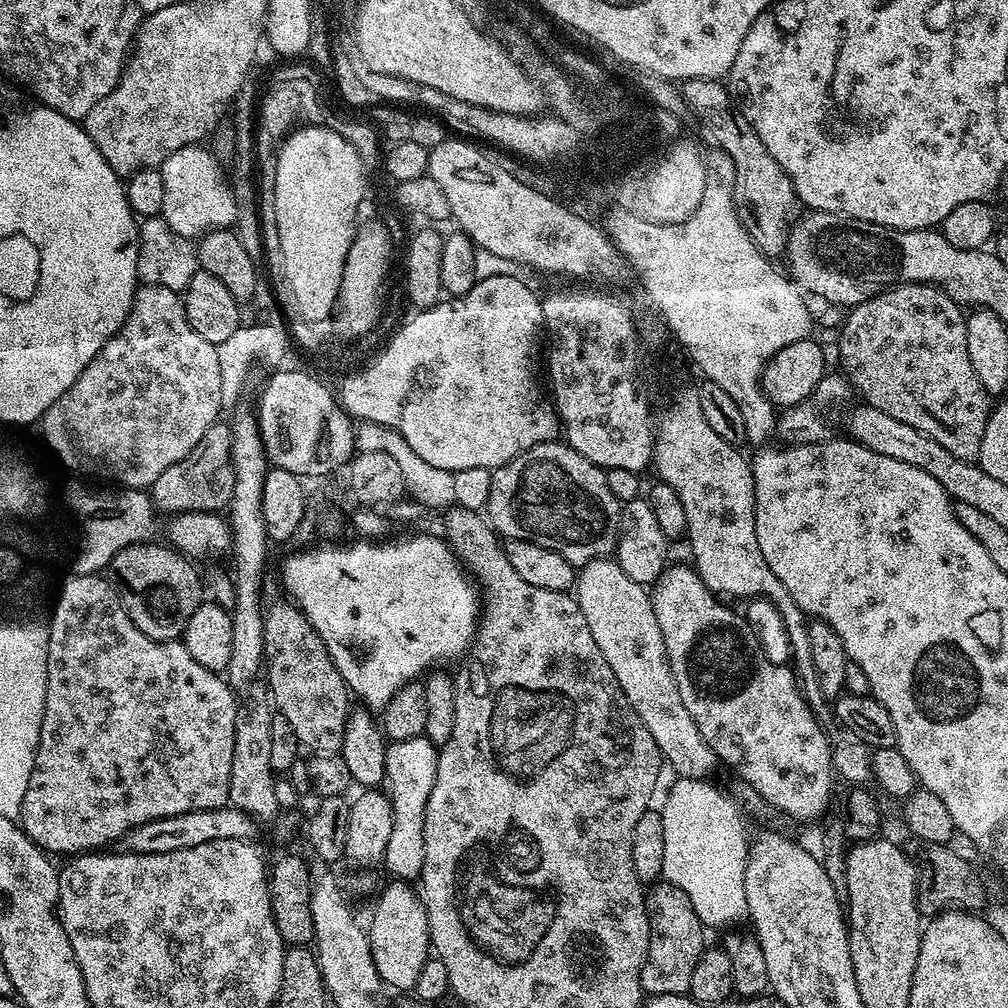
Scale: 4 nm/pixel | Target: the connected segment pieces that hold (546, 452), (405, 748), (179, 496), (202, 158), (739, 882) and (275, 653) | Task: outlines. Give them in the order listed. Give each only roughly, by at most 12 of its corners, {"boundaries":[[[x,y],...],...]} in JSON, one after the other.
{"boundaries":[[[567,442],[493,471],[486,519],[583,566],[615,553],[620,501]],[[426,738],[386,747],[394,830],[382,868],[422,870],[426,802],[438,770]],[[217,422],[158,474],[161,513],[219,513],[232,501],[232,430]],[[200,144],[158,165],[160,215],[199,238],[235,225],[225,169]],[[711,779],[659,809],[663,879],[709,929],[748,915],[750,835]],[[291,602],[267,605],[271,703],[309,753],[339,753],[350,693]]]}

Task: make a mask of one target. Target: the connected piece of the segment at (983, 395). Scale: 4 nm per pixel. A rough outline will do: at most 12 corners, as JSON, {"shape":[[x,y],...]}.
{"shape":[[934,284],[857,304],[861,401],[975,461],[990,411],[966,316]]}

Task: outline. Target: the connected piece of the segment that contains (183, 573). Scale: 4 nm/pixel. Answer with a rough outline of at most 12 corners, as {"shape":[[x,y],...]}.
{"shape":[[131,544],[110,572],[142,634],[180,640],[205,599],[197,565]]}

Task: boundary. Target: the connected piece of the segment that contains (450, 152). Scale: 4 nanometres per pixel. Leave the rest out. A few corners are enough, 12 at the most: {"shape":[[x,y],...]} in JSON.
{"shape":[[464,140],[428,175],[479,250],[620,284],[599,223],[530,190]]}

